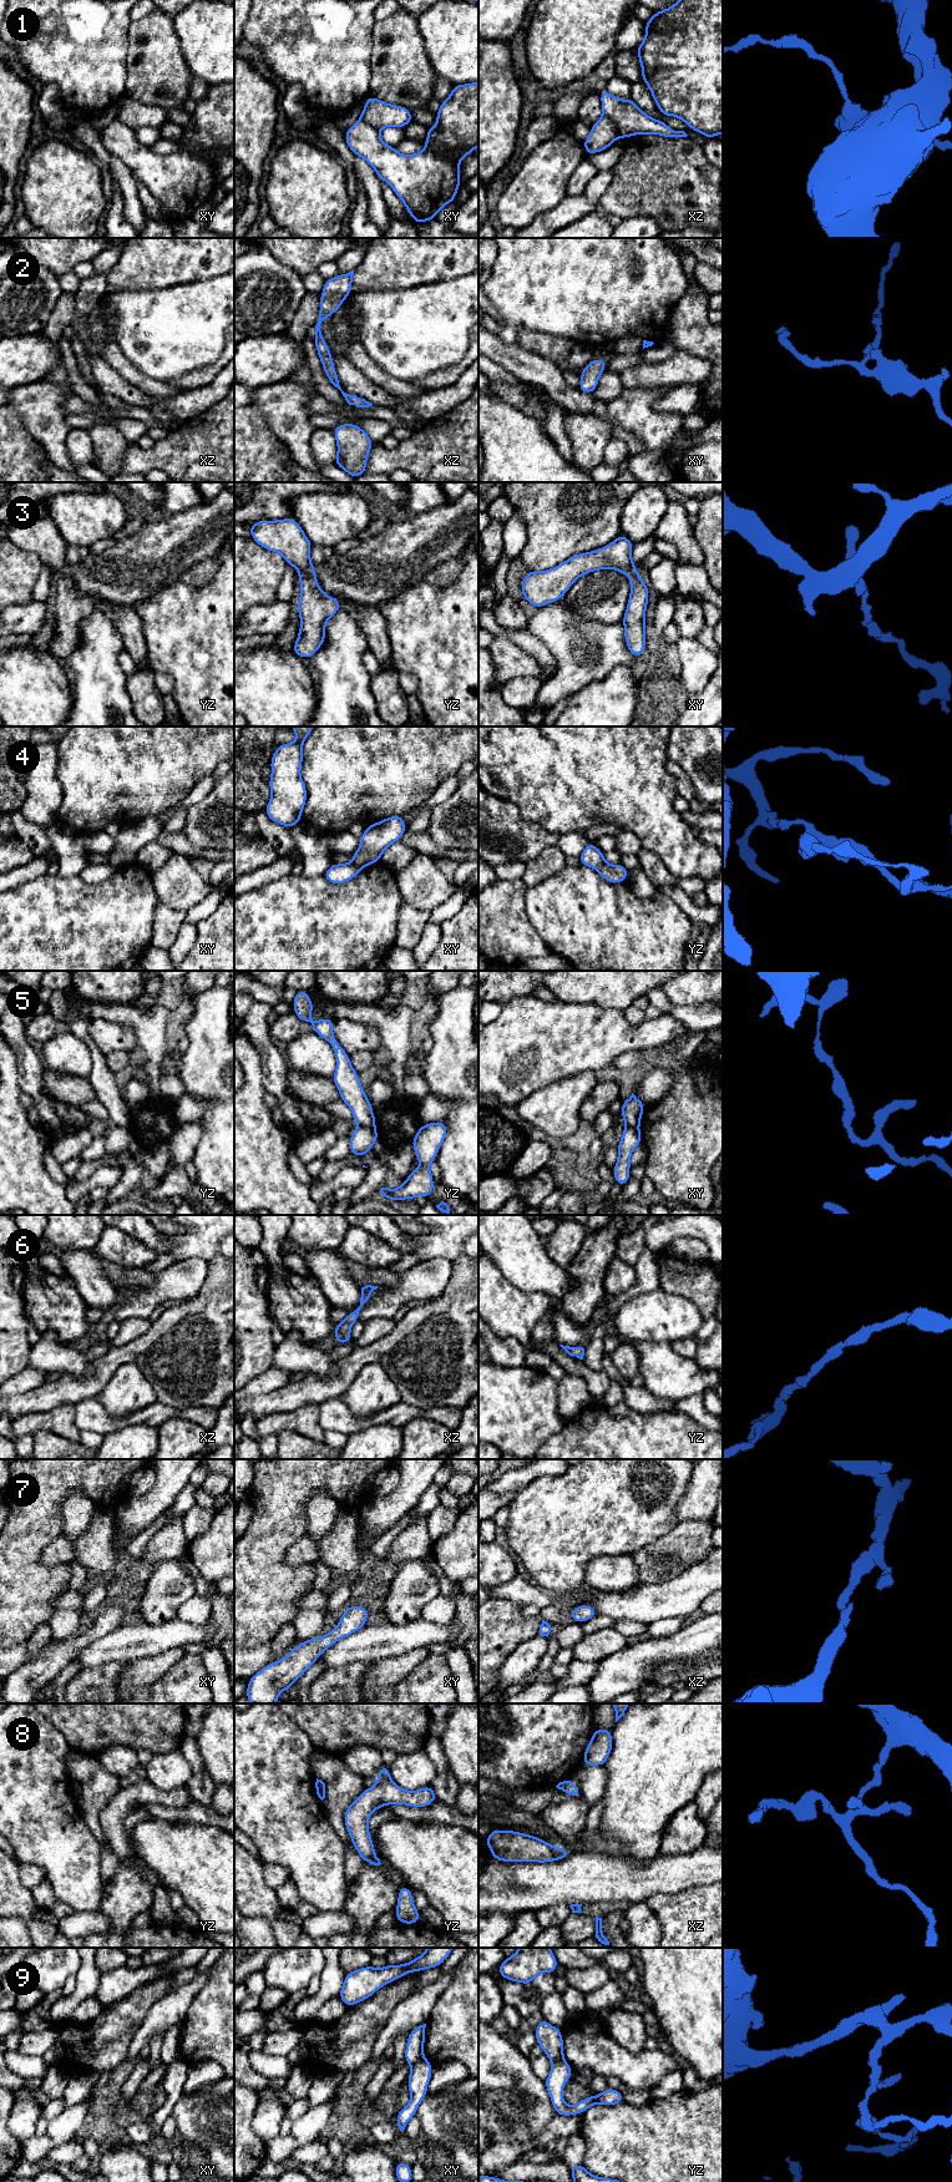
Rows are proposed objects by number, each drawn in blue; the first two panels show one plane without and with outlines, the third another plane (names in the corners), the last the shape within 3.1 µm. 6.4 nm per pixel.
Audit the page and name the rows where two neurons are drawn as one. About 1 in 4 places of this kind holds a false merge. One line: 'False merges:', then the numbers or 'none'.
False merges: 1, 4, 5, 8, 9

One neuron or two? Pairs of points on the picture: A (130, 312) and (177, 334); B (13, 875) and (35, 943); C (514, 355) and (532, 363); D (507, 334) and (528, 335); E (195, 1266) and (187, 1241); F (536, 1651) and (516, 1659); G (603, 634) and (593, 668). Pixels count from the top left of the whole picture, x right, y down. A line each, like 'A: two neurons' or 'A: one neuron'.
A: one neuron
B: two neurons
C: one neuron
D: two neurons
E: two neurons
F: one neuron
G: one neuron

